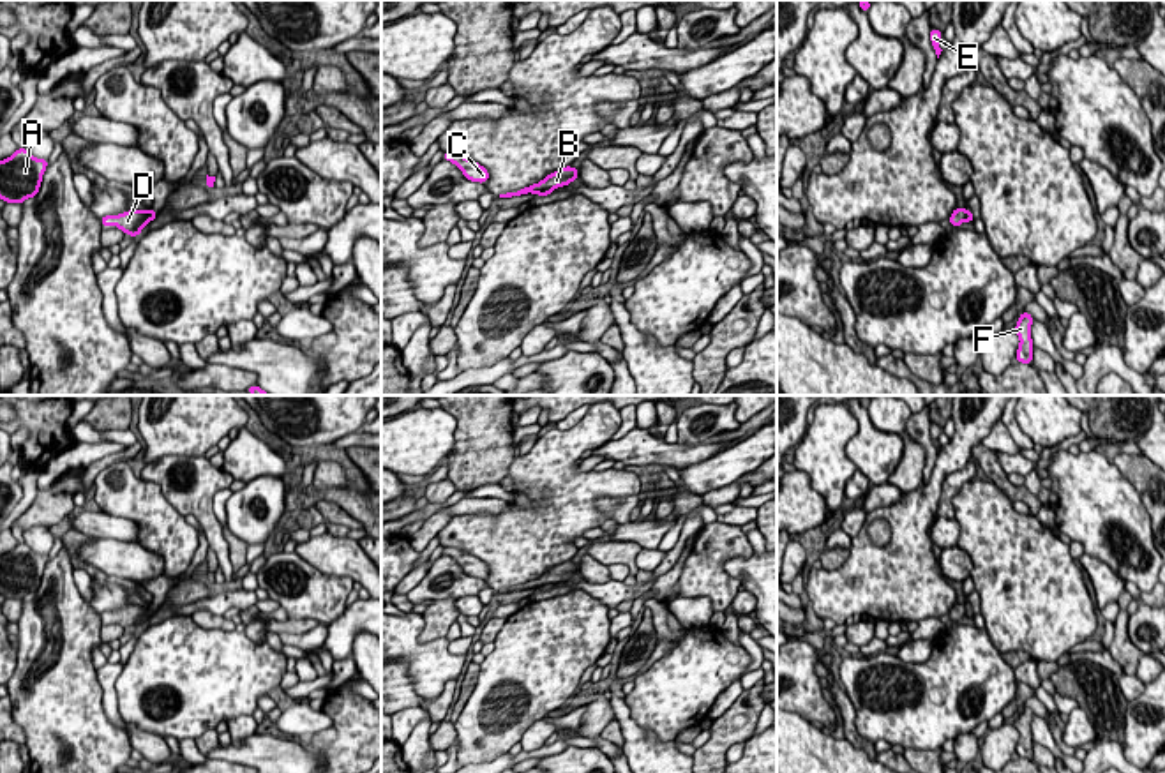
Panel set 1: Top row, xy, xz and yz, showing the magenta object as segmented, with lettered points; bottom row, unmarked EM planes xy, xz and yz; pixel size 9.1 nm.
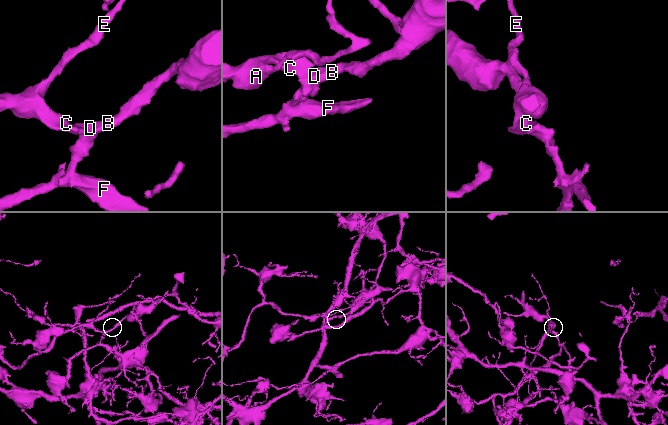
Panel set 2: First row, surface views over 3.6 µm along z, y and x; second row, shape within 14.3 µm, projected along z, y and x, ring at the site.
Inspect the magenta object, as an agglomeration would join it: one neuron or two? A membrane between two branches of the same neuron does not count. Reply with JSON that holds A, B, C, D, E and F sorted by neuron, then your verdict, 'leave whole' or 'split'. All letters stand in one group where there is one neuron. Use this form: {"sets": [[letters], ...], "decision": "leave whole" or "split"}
{"sets": [["A", "B", "C", "D", "E"], ["F"]], "decision": "split"}

